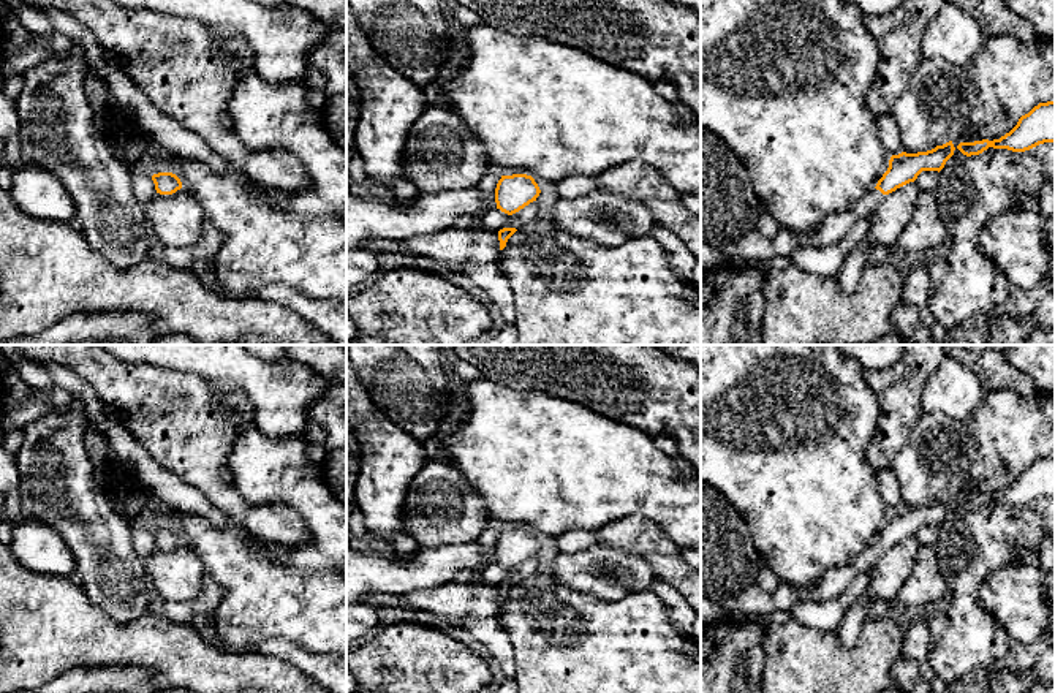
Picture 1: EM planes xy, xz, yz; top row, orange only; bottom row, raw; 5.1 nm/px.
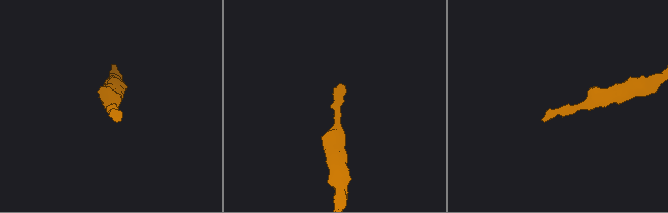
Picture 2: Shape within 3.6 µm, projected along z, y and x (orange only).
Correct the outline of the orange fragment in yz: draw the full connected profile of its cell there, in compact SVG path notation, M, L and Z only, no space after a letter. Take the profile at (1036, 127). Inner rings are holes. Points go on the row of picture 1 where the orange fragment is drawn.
M1055 101L1039 103L1022 116L1017 125L1000 139L960 142L957 149L966 155L979 155L989 147L1025 152L1044 142L1055 142Z

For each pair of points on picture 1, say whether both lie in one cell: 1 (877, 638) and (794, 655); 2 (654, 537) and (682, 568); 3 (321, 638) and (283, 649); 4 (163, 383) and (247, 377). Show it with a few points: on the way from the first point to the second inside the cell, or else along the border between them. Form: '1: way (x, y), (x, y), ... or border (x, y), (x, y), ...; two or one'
1: way (856, 655), (815, 655); one
2: way (658, 545), (674, 560); one
3: border (260, 641), (283, 638), (309, 652), (329, 654); two
4: border (171, 367), (201, 375), (219, 393), (241, 394); two

